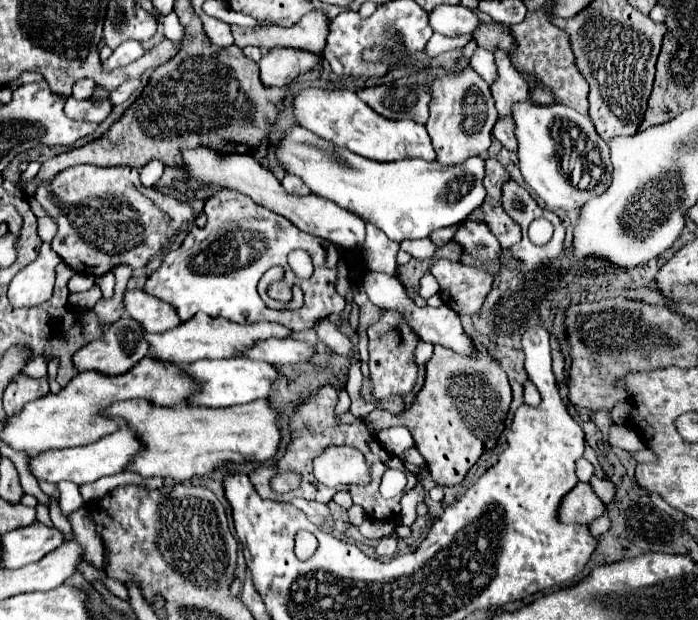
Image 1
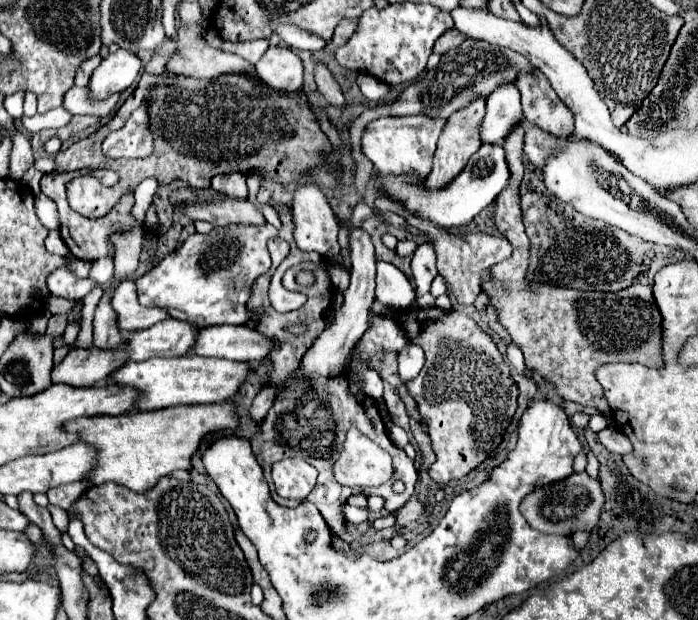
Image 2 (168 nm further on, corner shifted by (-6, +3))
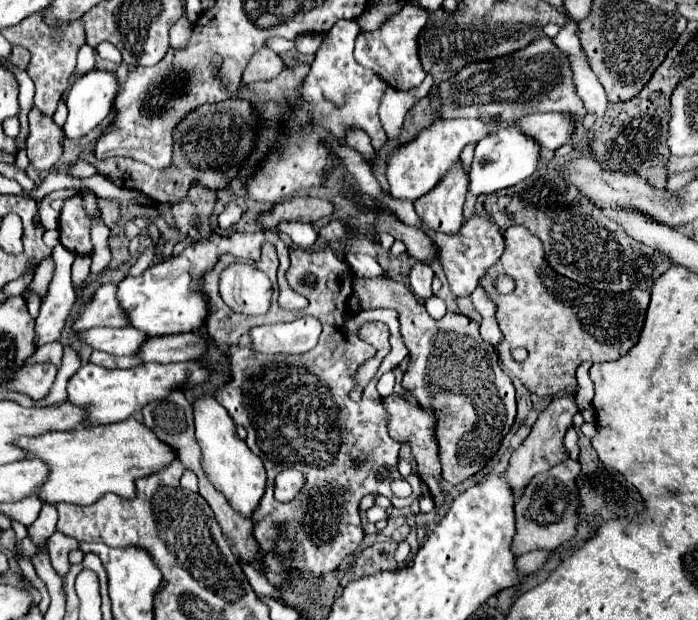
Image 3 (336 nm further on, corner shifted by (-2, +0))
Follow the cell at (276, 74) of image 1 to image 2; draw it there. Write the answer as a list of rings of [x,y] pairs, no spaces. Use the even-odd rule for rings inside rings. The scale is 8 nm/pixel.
[[[271,46],[255,64],[261,80],[273,88],[297,90],[297,82],[303,80],[303,62],[287,46]]]

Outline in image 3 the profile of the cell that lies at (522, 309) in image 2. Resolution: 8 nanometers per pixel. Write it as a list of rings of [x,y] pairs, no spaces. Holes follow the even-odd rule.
[[[511,225],[505,229],[503,237],[505,253],[501,261],[491,265],[479,279],[479,287],[483,287],[497,305],[495,319],[505,335],[499,345],[499,357],[531,393],[543,399],[555,399],[559,395],[573,397],[577,393],[575,371],[581,363],[617,361],[639,341],[649,293],[643,289],[631,289],[627,293],[589,291],[589,287],[577,285],[549,269],[549,265],[545,265],[541,241],[525,227]],[[501,273],[511,275],[517,283],[515,291],[505,297],[497,295],[493,289],[493,281]],[[515,347],[527,349],[529,355],[525,361],[515,361],[511,357],[511,349]]]

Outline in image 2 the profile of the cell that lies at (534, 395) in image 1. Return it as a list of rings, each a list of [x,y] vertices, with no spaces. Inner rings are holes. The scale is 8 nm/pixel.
[[[510,344],[507,348],[507,358],[520,374],[525,373],[524,356],[520,348],[515,344]]]

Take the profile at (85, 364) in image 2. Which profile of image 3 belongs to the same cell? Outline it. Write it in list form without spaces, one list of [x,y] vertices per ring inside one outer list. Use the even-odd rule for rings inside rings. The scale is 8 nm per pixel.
[[[53,363],[25,365],[25,369],[17,371],[17,377],[13,377],[9,385],[1,385],[1,389],[13,389],[33,399],[45,399],[55,381],[55,375],[57,375],[57,365]]]

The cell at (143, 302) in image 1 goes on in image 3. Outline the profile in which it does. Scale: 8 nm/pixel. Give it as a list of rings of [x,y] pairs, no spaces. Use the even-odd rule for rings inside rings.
[[[105,283],[97,289],[93,301],[81,311],[81,317],[75,321],[77,331],[93,327],[127,327],[129,317],[117,299],[117,285]]]

